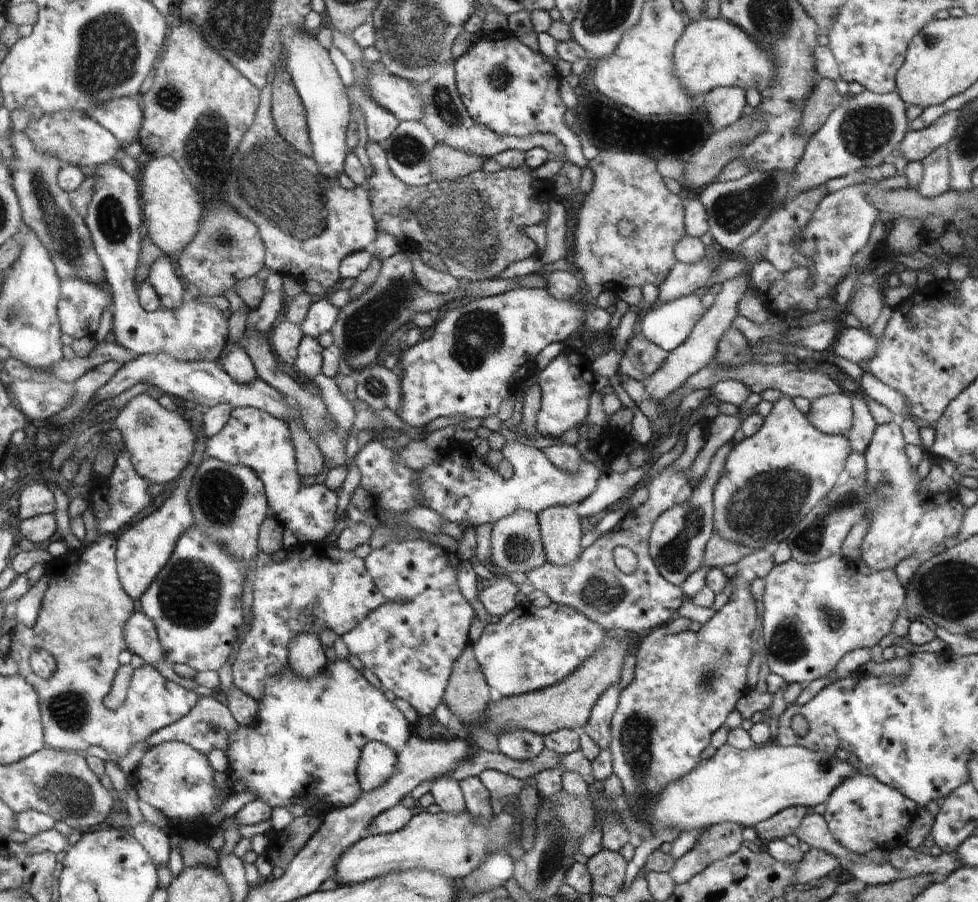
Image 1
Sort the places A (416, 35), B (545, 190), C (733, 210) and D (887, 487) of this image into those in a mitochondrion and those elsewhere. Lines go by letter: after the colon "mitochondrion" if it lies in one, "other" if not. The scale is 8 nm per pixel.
A: mitochondrion
B: other
C: mitochondrion
D: mitochondrion

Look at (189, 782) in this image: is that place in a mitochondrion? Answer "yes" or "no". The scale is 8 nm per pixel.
yes

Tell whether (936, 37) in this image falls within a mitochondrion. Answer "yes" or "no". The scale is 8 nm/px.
yes

